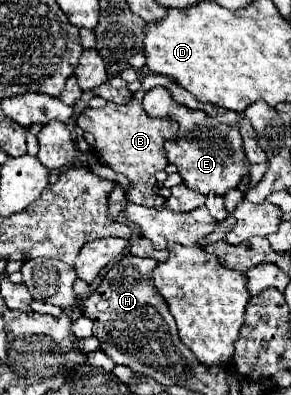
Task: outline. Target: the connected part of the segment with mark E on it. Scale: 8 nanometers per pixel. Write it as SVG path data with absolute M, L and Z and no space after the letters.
M153 87L143 97L143 109L149 117L175 119L179 123L179 143L167 143L167 159L179 169L185 185L203 195L225 195L235 189L245 175L249 175L249 163L243 153L243 141L237 127L227 127L199 109L179 105L165 87Z

